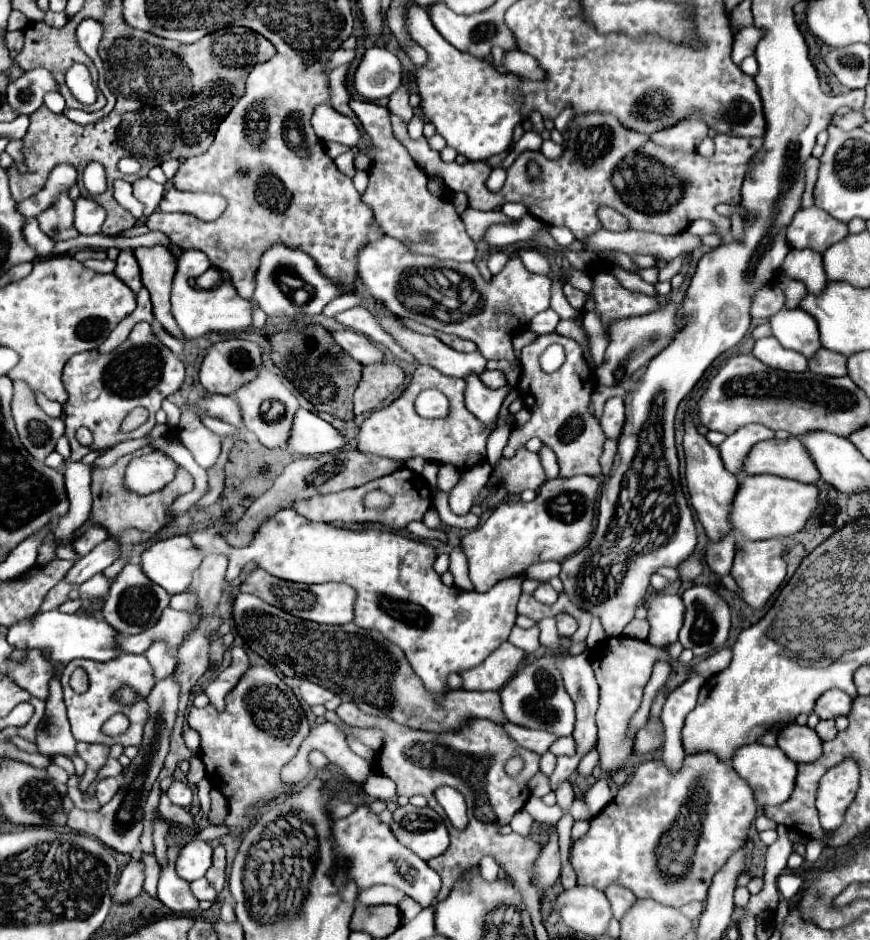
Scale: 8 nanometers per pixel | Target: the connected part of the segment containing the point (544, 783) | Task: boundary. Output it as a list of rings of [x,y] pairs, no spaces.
[[[538,773],[532,781],[530,781],[530,789],[532,789],[532,795],[534,797],[544,797],[546,793],[550,793],[550,783],[548,783],[548,777]]]

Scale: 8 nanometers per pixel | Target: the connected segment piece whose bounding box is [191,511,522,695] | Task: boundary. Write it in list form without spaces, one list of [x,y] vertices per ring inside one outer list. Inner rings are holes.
[[[278,511],[272,519],[268,519],[260,527],[252,543],[242,548],[231,547],[220,535],[218,527],[195,531],[191,534],[191,539],[203,555],[208,551],[208,553],[220,553],[228,559],[224,585],[234,581],[240,569],[248,561],[256,561],[264,571],[268,571],[274,577],[282,577],[284,581],[296,581],[306,585],[340,581],[352,585],[358,591],[354,623],[358,623],[358,627],[374,627],[376,631],[382,631],[386,639],[398,643],[398,647],[402,647],[410,665],[418,673],[418,677],[424,681],[424,687],[432,695],[446,695],[450,691],[448,687],[450,673],[464,673],[480,665],[500,643],[508,639],[516,621],[516,603],[522,593],[522,579],[516,577],[496,583],[486,593],[470,593],[458,587],[446,587],[440,581],[440,575],[432,567],[436,559],[436,551],[430,545],[424,545],[410,537],[402,537],[394,531],[386,531],[378,527],[364,529],[364,531],[350,531],[328,523],[314,523],[298,515],[296,511]]]

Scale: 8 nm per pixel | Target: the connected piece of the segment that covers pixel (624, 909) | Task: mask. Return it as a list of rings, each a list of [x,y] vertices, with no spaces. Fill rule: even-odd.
[[[618,885],[608,887],[604,893],[606,893],[606,897],[610,899],[610,903],[612,903],[612,911],[614,911],[614,917],[616,917],[618,921],[620,921],[620,919],[628,913],[628,909],[638,901],[636,895],[632,895],[632,891],[626,891],[624,887],[618,887]]]

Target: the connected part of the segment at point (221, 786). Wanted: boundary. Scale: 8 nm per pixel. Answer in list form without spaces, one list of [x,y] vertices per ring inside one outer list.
[[[252,665],[242,679],[238,681],[238,685],[228,693],[226,697],[226,711],[218,713],[214,711],[212,705],[204,707],[204,709],[190,709],[188,715],[188,725],[192,729],[196,729],[202,737],[202,745],[200,745],[200,759],[206,765],[206,777],[210,779],[212,787],[218,789],[226,799],[228,799],[228,817],[226,817],[226,825],[228,825],[228,833],[232,837],[238,837],[242,831],[246,831],[252,823],[252,819],[256,817],[256,813],[252,813],[252,809],[260,803],[260,801],[270,801],[270,799],[278,799],[278,797],[286,797],[292,793],[292,785],[286,785],[280,779],[280,771],[282,767],[298,753],[304,737],[310,733],[310,725],[308,719],[296,699],[296,695],[292,693],[292,689],[276,675],[276,671],[272,667],[262,667],[262,665]]]

